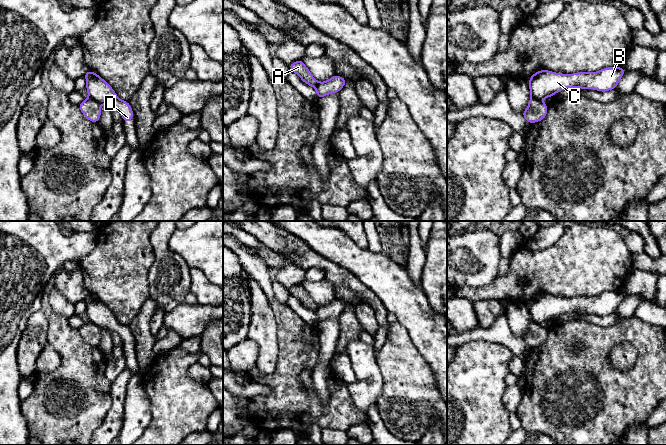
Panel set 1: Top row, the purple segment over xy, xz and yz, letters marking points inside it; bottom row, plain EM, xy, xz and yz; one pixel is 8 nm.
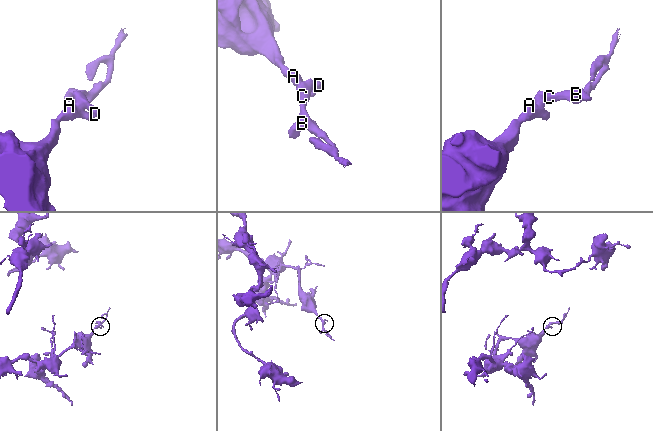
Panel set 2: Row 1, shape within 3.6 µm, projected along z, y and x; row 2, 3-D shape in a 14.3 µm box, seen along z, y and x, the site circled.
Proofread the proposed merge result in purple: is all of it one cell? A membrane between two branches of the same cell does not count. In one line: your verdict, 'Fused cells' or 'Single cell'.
Fused cells

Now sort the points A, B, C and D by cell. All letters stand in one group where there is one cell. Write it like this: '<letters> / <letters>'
A / B C D

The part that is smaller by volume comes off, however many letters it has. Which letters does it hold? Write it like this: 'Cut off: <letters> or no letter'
Cut off: B, C, D

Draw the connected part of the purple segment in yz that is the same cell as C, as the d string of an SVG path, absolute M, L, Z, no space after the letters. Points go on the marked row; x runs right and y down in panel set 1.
M606 67L596 72L577 72L573 74L538 70L528 80L531 96L541 100L569 87L593 89L599 92L614 90L625 73L624 67Z

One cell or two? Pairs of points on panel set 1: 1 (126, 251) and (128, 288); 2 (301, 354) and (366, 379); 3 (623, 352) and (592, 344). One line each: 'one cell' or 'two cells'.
1: one cell
2: two cells
3: two cells

